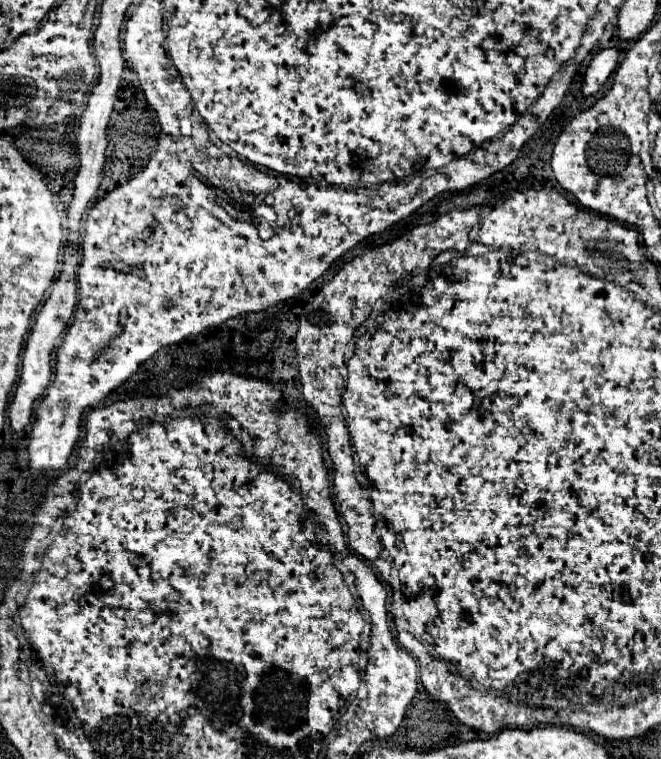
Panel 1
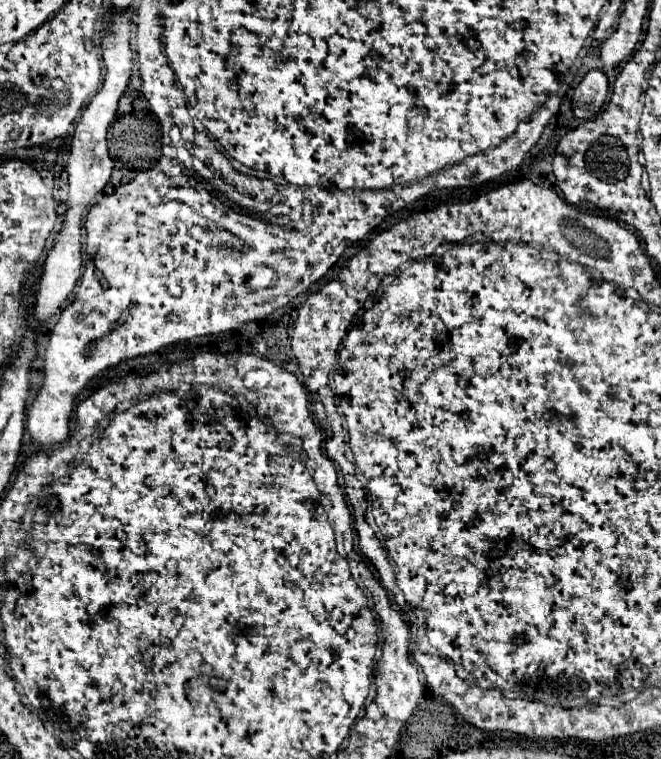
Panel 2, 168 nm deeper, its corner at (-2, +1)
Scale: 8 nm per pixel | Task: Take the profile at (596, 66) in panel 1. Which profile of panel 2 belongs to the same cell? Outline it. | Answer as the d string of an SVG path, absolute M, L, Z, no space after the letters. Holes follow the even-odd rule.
M590 70L580 86L576 88L576 94L574 94L574 100L572 100L572 110L574 110L574 116L578 118L584 118L584 120L590 120L590 118L596 118L598 112L602 110L604 102L606 102L606 96L608 96L608 76L604 70Z

